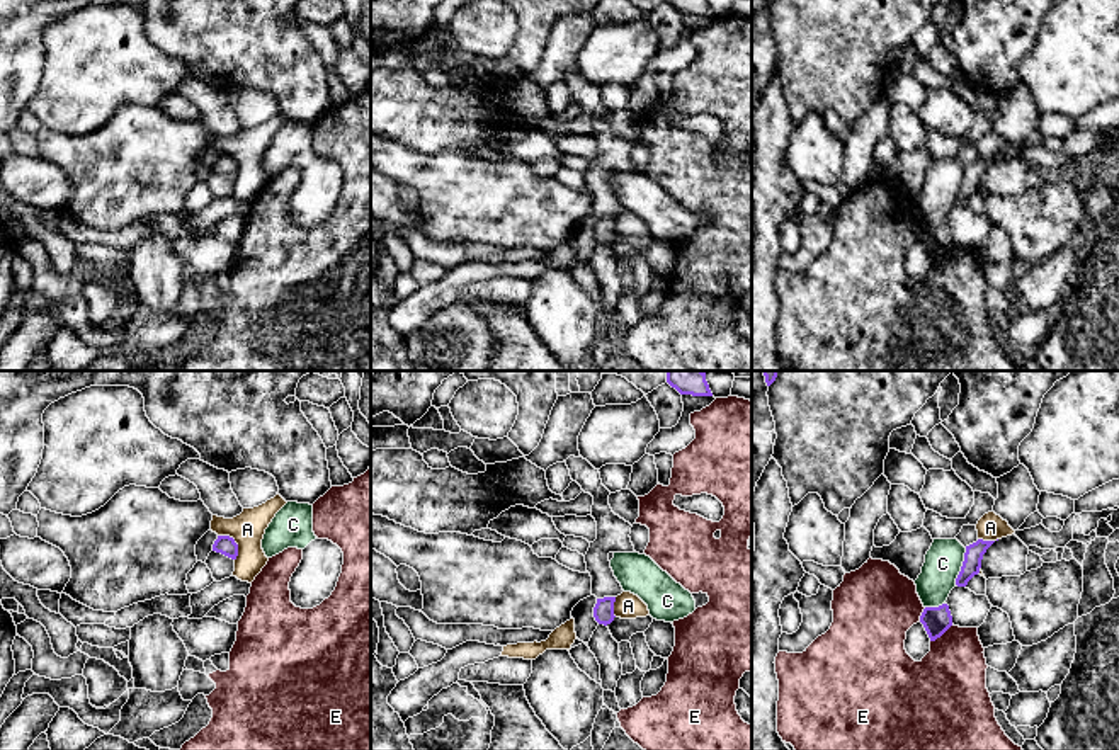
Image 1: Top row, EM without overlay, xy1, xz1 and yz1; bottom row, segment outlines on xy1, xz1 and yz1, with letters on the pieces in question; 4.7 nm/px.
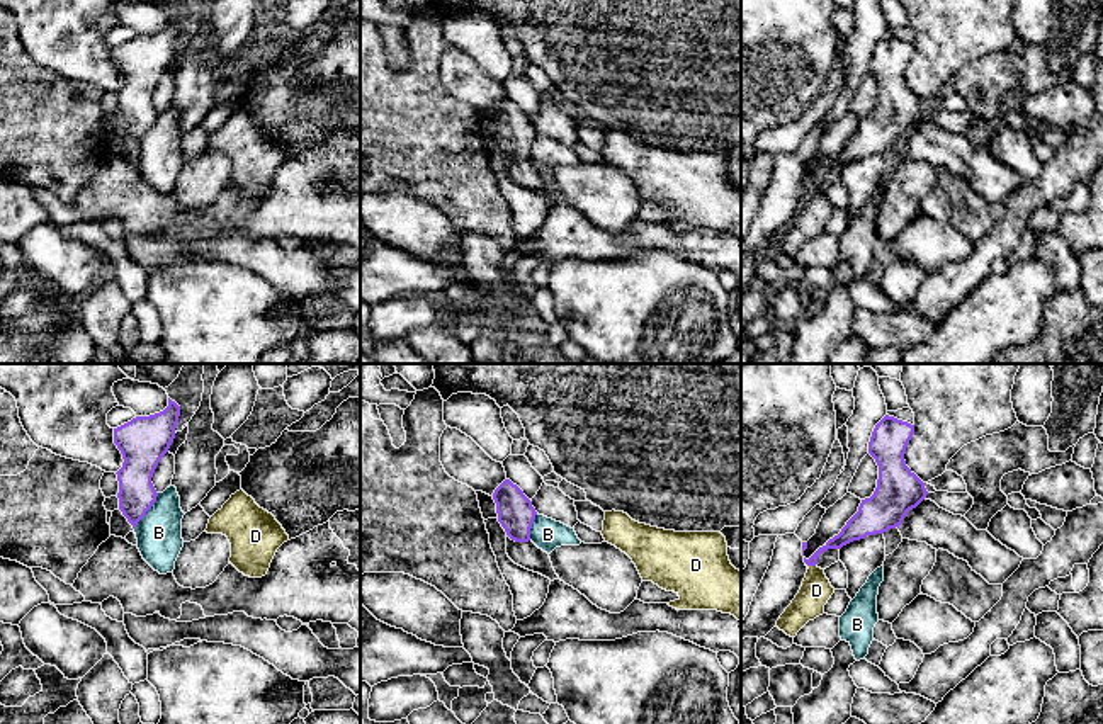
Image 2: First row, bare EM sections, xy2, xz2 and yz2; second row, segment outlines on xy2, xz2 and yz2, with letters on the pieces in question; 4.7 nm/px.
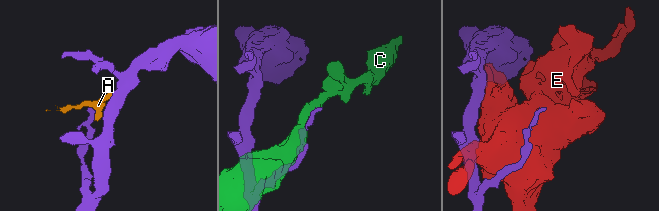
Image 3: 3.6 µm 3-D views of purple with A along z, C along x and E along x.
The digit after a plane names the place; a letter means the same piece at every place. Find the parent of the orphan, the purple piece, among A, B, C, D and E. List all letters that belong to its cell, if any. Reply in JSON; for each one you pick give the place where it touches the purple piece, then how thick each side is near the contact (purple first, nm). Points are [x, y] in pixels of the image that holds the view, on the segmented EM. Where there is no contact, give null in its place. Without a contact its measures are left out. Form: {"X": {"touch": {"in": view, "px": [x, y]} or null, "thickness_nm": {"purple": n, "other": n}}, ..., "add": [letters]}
{"add": []}

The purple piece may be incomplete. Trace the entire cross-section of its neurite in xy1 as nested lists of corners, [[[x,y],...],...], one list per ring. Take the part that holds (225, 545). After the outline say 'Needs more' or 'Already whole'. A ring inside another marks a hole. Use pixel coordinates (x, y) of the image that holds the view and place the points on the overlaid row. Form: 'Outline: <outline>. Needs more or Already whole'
Outline: [[[218,536],[218,539],[213,544],[213,551],[221,553],[231,560],[236,560],[238,556],[238,544],[230,536]]]. Already whole

